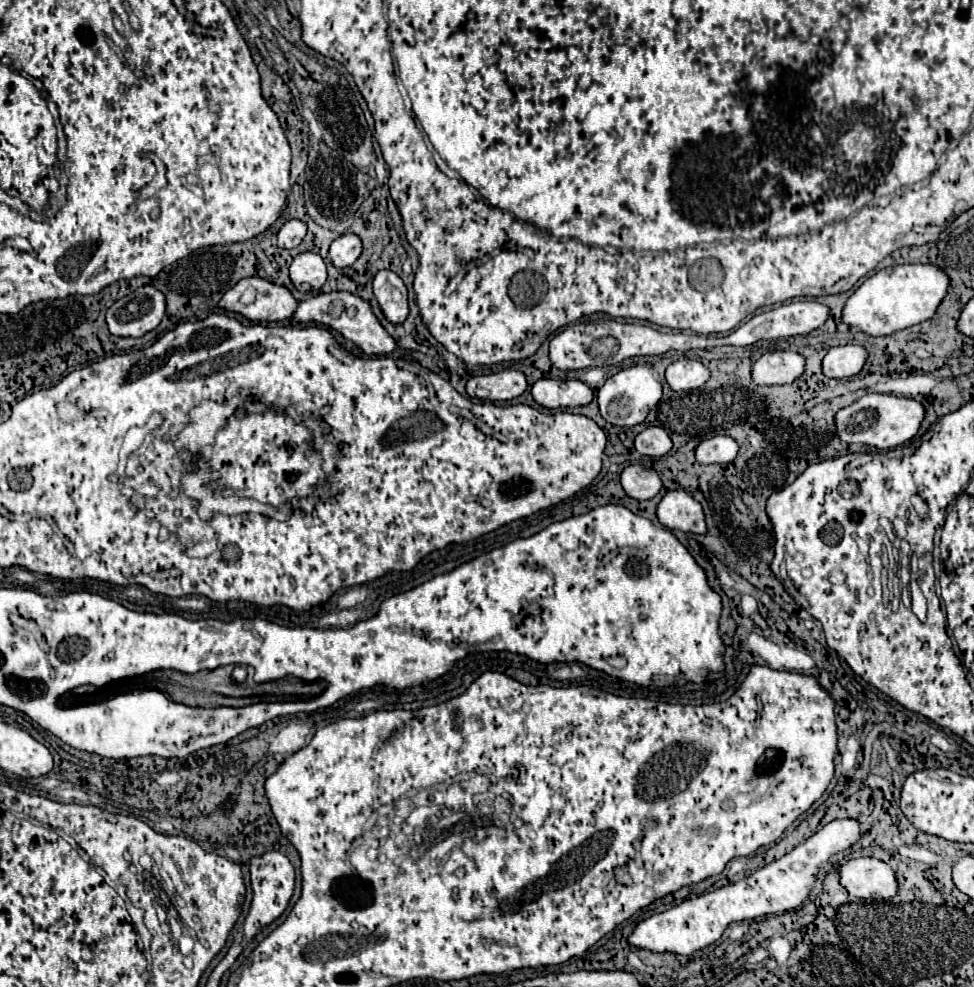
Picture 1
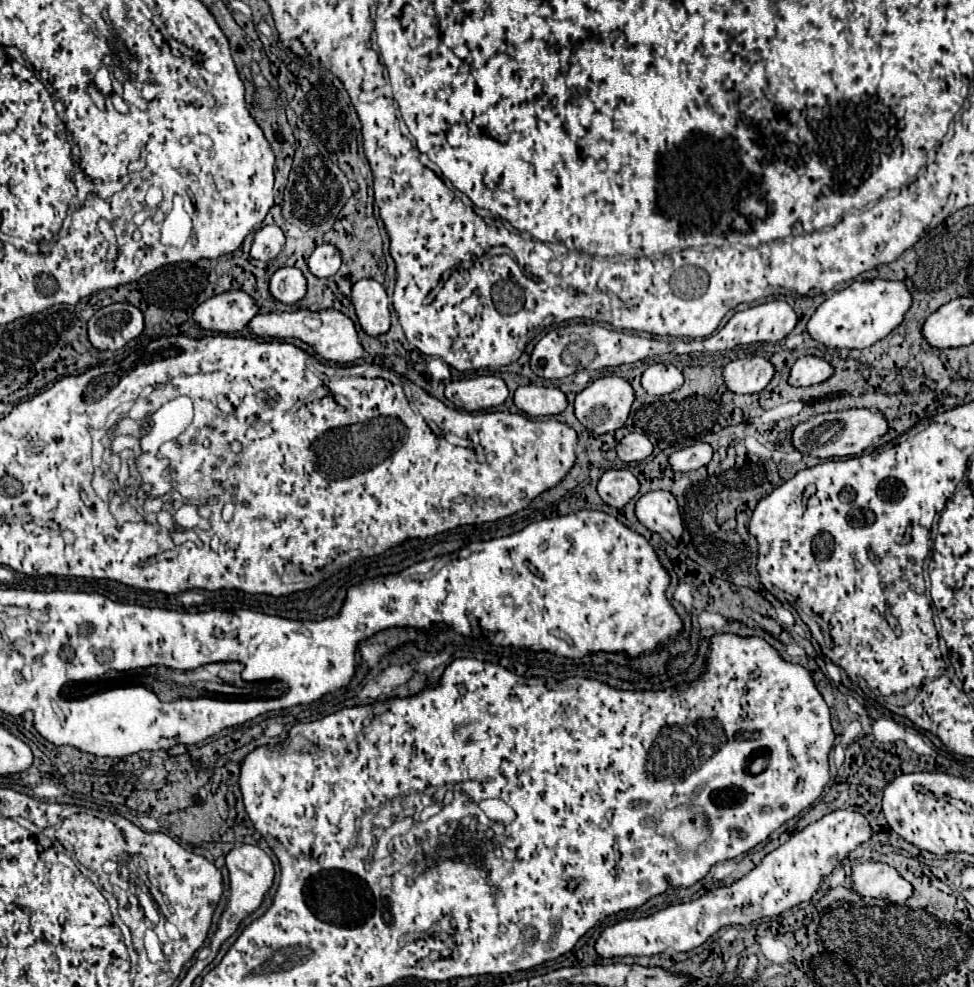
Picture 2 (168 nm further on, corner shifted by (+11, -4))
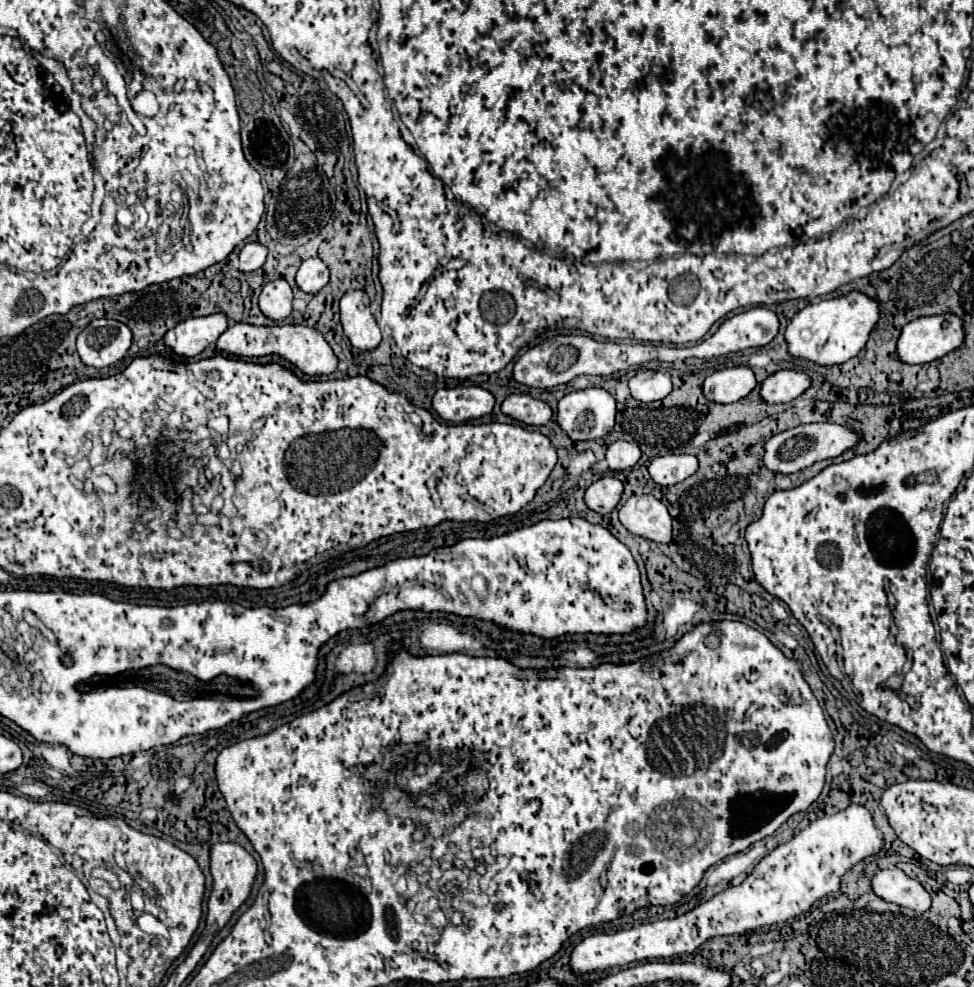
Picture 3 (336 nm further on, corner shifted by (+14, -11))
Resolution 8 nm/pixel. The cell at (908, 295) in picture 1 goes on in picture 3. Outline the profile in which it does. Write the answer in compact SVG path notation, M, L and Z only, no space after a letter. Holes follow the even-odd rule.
M852 291L840 299L826 299L814 305L806 305L798 311L786 325L784 339L788 343L788 353L798 359L806 359L818 365L840 365L858 355L866 345L870 331L880 319L878 303L864 293Z

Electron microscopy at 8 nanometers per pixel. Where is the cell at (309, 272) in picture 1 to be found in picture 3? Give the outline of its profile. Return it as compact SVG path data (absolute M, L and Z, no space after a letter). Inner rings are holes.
M284 279L266 283L258 299L260 311L272 321L284 321L292 311L292 289Z

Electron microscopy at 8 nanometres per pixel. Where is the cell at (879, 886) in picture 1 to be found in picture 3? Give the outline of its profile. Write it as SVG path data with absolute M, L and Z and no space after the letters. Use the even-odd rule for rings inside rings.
M898 867L878 871L872 879L872 889L878 897L902 907L910 907L916 913L924 913L932 905L930 893Z

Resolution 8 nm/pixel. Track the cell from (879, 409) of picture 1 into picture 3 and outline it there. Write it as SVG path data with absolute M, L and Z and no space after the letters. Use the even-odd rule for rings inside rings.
M808 423L808 425L798 425L792 429L786 429L774 437L770 437L764 443L764 457L762 463L774 471L774 473L782 473L782 475L790 475L796 471L802 471L806 467L810 467L816 461L822 459L830 459L830 457L838 457L844 451L852 449L862 437L854 431L850 431L844 425L836 425L836 423Z

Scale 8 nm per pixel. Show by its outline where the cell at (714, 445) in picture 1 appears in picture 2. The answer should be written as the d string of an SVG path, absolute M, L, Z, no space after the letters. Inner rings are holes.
M697 442L689 448L677 450L669 456L669 464L675 472L691 472L701 466L707 466L713 458L713 448L707 442Z

